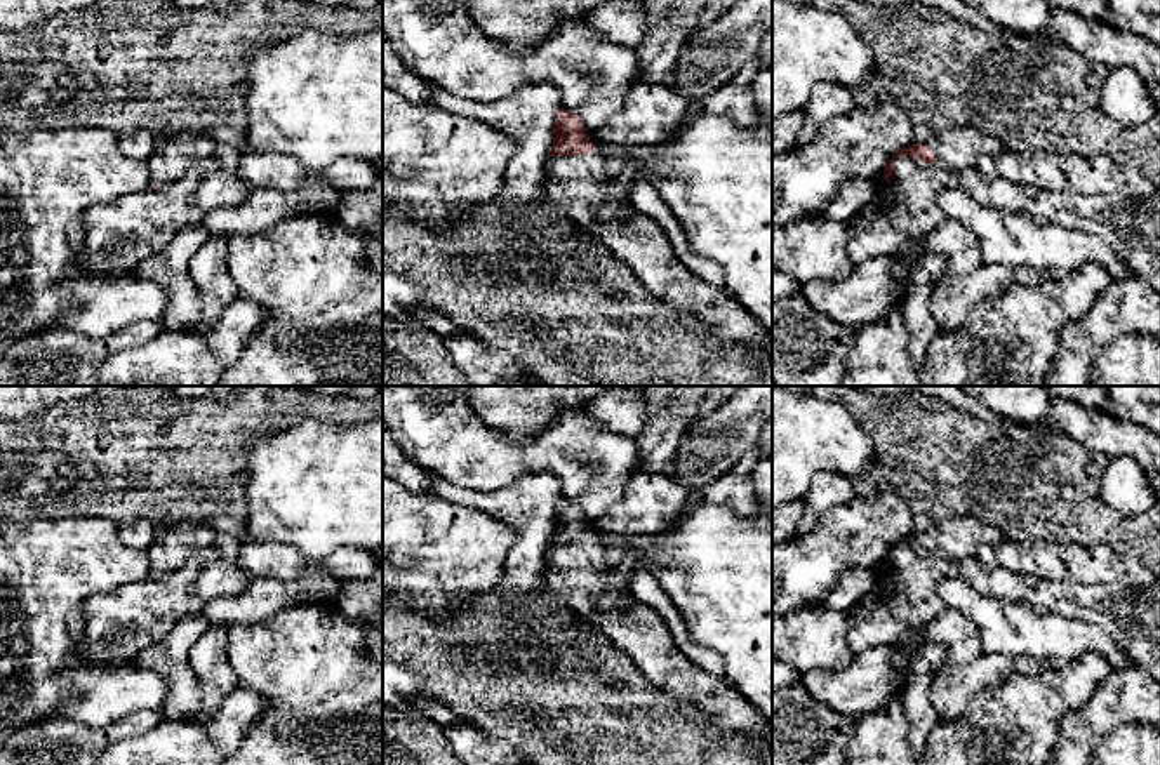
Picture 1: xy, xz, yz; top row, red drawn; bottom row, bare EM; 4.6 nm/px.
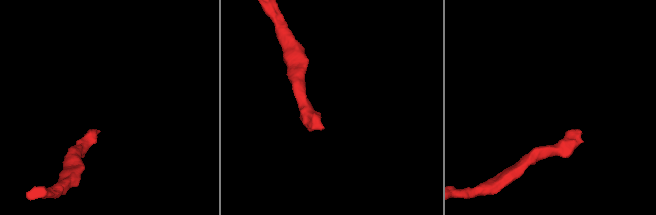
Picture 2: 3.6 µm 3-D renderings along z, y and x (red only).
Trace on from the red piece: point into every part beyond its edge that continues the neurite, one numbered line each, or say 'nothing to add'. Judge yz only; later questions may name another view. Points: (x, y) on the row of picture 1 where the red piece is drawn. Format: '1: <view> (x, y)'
1: yz (955, 148)

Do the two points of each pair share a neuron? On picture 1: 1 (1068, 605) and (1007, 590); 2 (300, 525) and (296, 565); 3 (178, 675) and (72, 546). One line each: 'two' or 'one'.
1: one
2: two
3: two

